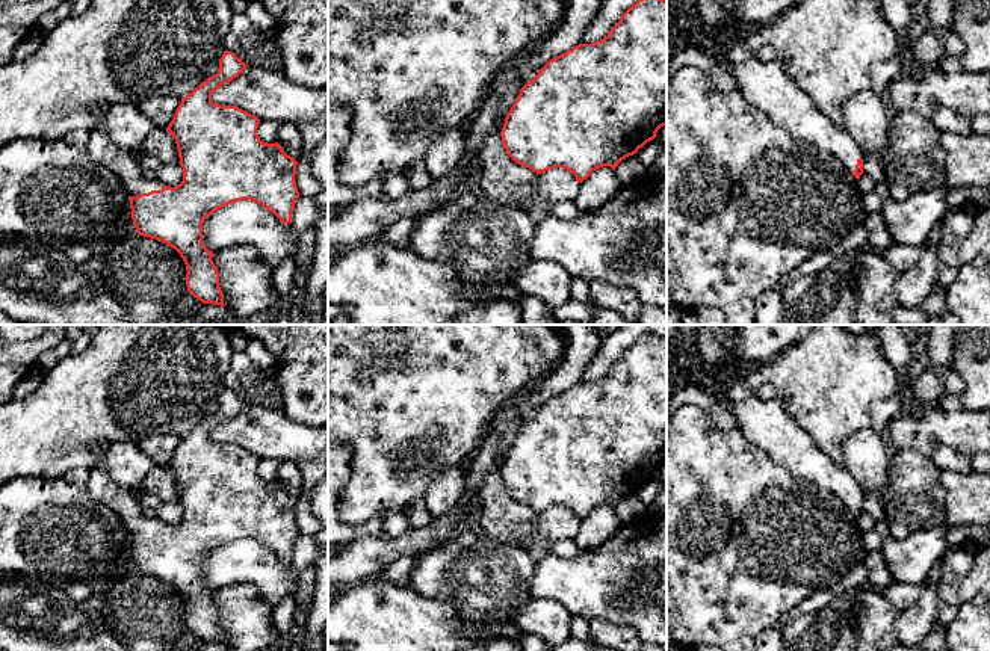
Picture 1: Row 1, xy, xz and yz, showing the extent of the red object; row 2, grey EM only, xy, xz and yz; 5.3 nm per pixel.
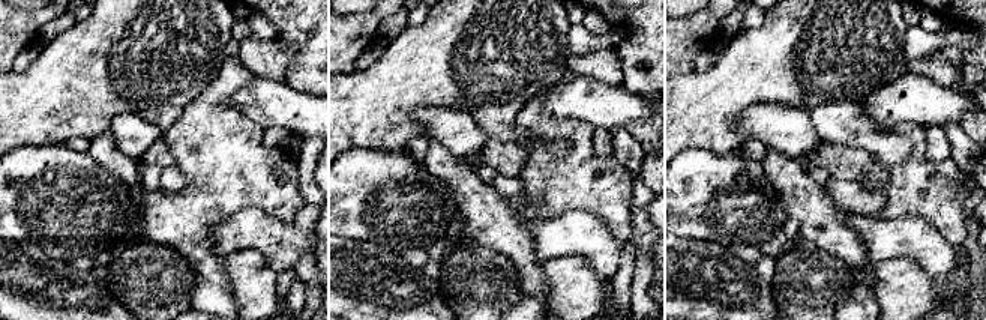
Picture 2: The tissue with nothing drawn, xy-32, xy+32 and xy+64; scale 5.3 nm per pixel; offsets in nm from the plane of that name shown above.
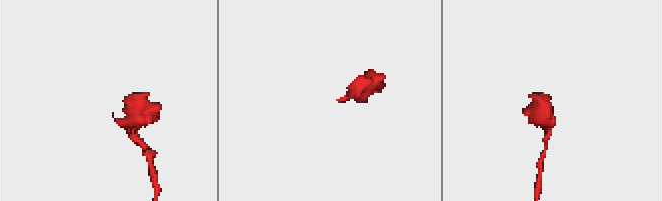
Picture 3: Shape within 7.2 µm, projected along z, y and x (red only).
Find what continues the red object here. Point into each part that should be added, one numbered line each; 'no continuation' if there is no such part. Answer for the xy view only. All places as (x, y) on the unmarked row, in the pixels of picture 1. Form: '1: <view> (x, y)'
1: xy (102, 488)

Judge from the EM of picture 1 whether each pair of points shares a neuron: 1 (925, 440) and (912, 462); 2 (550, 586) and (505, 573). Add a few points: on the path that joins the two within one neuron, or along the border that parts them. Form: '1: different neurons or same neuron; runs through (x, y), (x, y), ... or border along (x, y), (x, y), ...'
1: different neurons; border along (894, 449), (915, 449), (930, 458)
2: different neurons; border along (537, 562), (532, 571), (529, 597)

